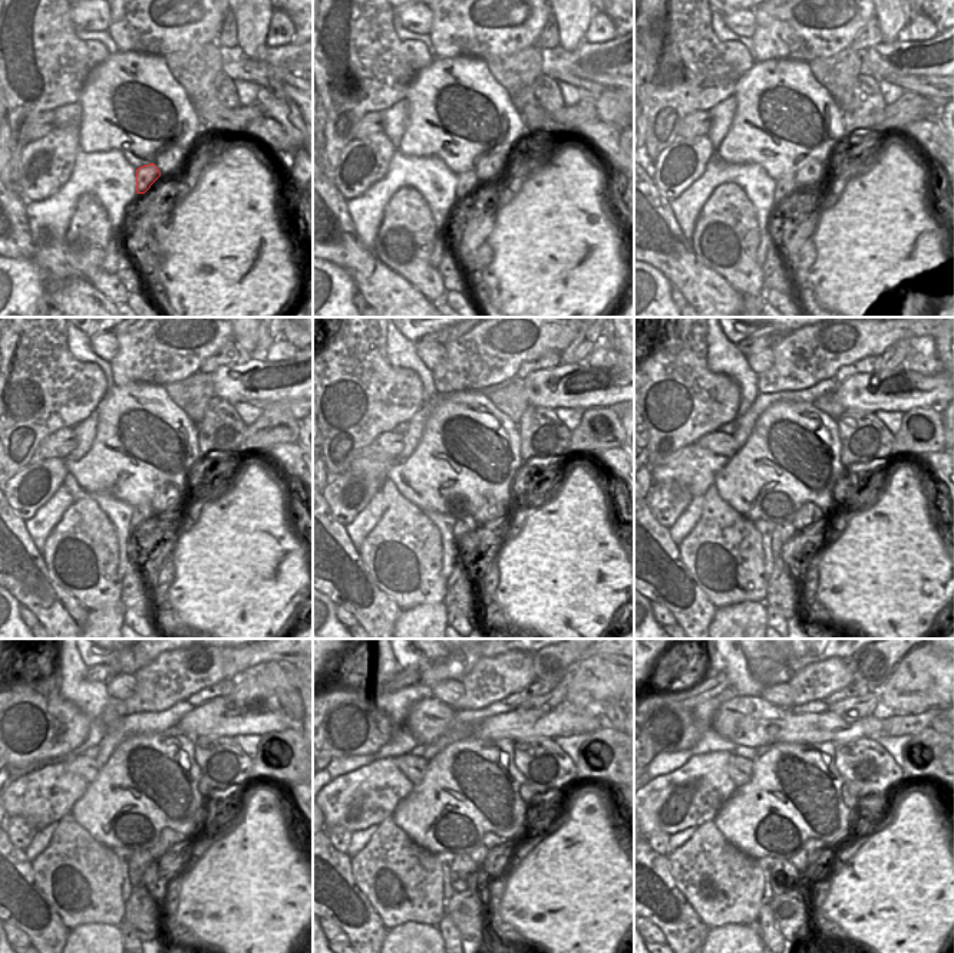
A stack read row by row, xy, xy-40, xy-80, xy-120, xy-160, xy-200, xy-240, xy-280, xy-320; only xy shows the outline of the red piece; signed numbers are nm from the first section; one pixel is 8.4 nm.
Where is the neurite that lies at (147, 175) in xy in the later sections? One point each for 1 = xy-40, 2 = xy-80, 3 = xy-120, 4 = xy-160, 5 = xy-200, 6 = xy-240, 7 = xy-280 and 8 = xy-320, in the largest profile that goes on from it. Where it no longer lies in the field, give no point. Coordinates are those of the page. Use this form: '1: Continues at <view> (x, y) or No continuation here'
1: Continues at xy-40 (466, 181)
2: Continues at xy-80 (786, 185)
3: Continues at xy-120 (144, 511)
4: Continues at xy-160 (466, 524)
5: Continues at xy-200 (784, 531)
6: Continues at xy-240 (141, 858)
7: Continues at xy-280 (462, 867)
8: Continues at xy-320 (784, 877)

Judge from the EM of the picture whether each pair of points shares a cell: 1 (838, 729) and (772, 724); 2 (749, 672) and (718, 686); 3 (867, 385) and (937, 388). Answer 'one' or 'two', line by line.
1: one
2: two
3: one

